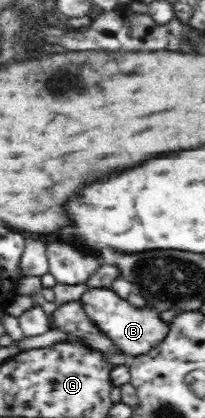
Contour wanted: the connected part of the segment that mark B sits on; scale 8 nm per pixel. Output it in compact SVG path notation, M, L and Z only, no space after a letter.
M89 287L81 297L84 313L105 337L128 357L141 355L153 345L158 344L168 331L168 326L160 318L159 311L154 307L133 307L129 300L115 295L111 289L95 289Z

